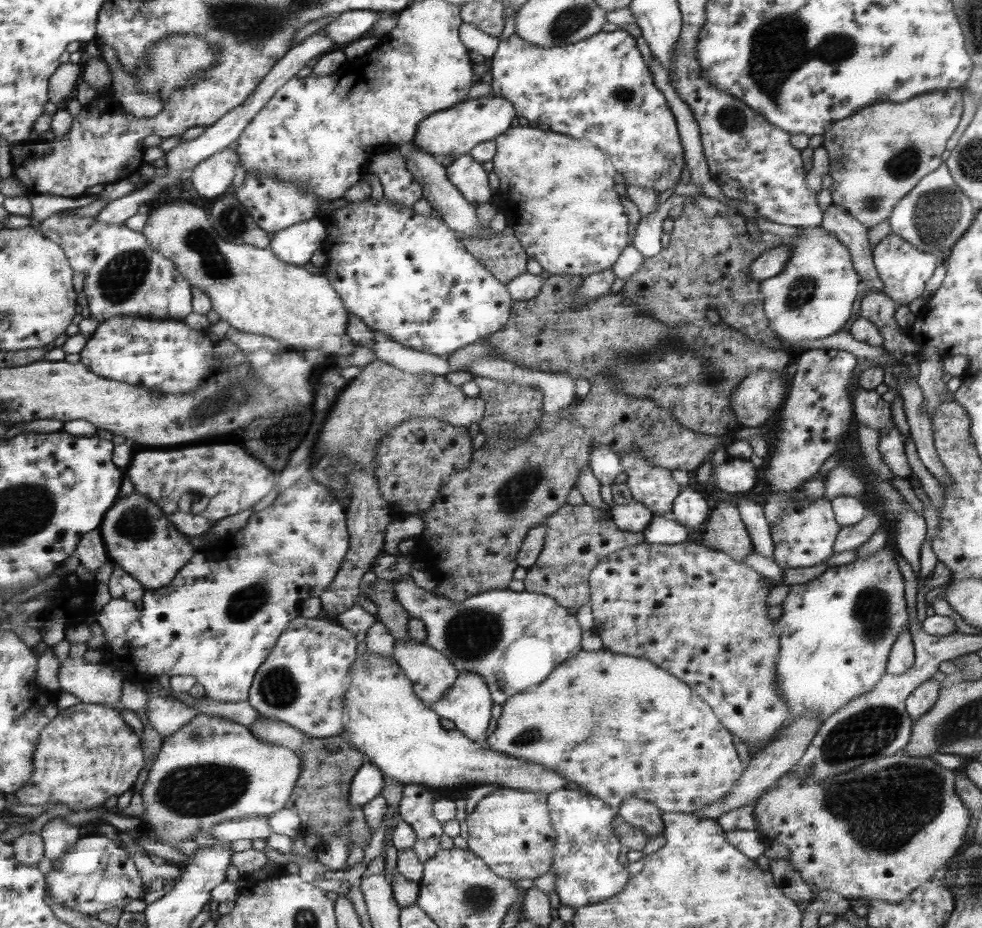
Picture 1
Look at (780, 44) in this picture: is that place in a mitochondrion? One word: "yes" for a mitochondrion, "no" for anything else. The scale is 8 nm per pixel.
yes

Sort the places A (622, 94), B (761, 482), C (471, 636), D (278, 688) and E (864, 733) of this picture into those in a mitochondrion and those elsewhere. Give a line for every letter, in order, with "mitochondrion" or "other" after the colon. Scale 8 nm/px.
A: mitochondrion
B: other
C: mitochondrion
D: mitochondrion
E: mitochondrion

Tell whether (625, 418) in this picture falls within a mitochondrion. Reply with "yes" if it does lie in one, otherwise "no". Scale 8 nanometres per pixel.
no

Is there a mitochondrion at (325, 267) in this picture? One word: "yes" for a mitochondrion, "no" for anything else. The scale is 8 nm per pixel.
no

